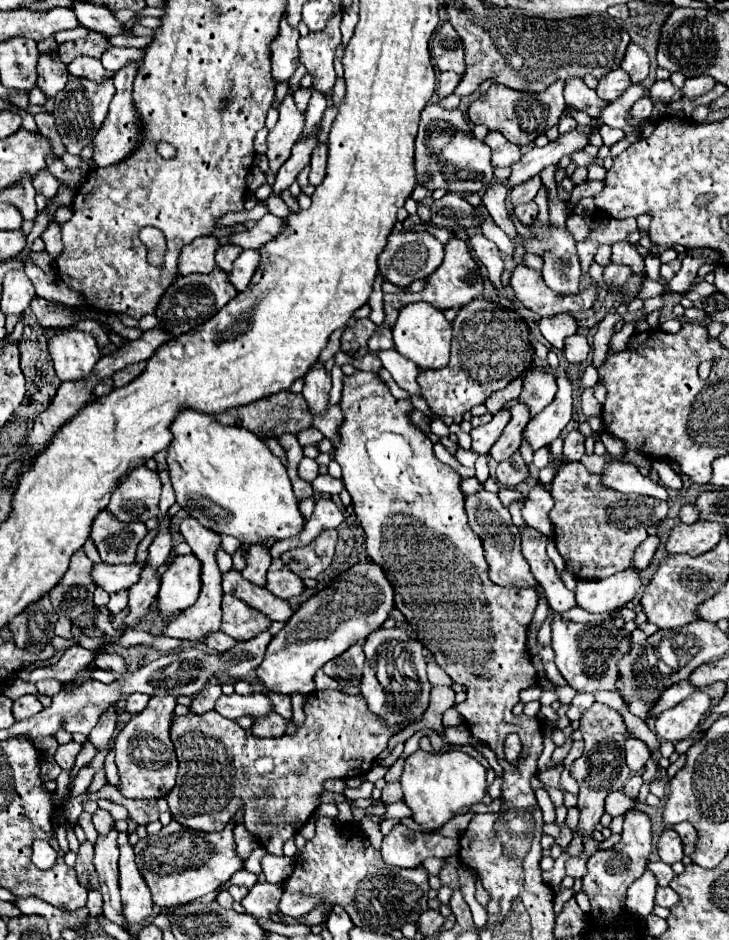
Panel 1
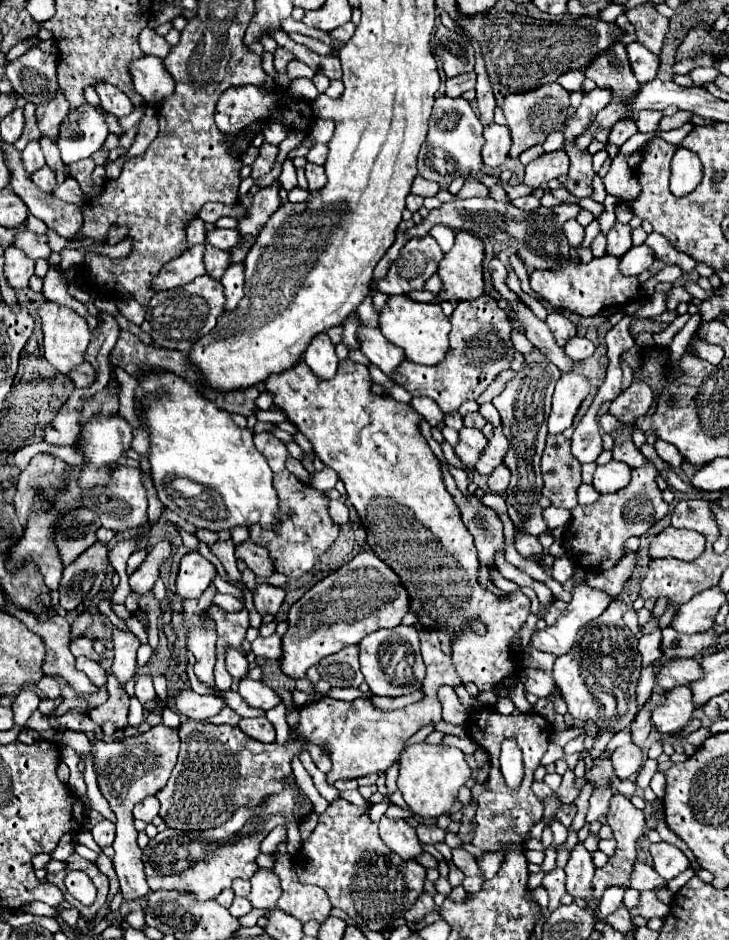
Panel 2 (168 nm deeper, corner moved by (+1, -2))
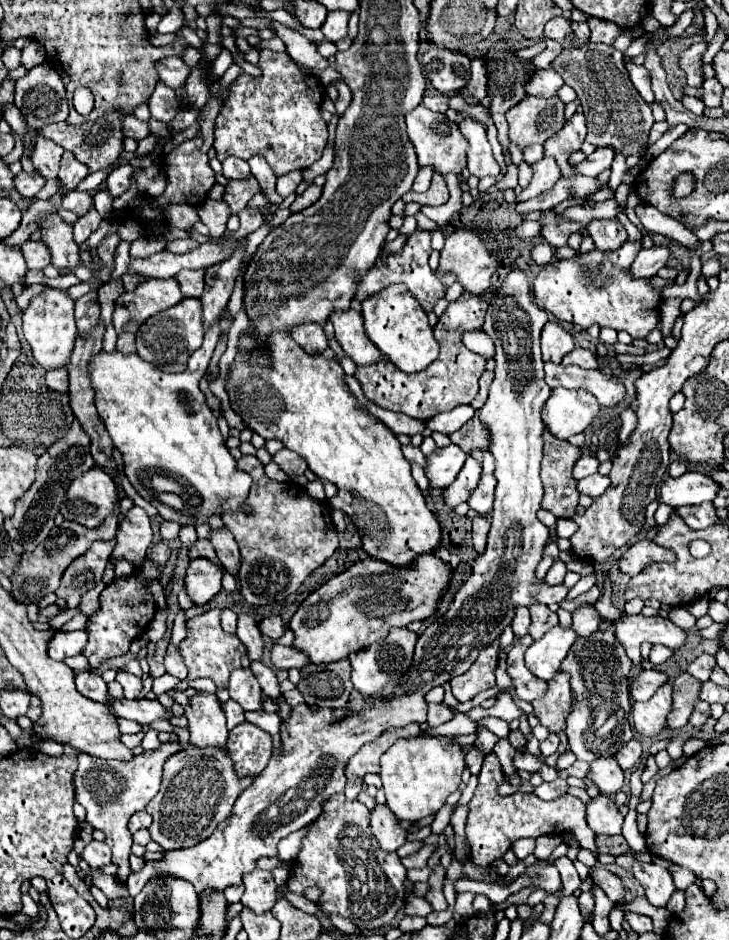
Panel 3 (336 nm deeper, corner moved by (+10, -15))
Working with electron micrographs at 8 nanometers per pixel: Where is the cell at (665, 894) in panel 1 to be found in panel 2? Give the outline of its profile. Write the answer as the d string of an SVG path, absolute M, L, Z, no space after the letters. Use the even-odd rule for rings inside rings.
M645 890L645 892L641 894L641 906L639 906L633 914L641 914L643 918L649 920L649 918L653 918L653 916L665 918L667 910L669 910L669 906L663 904L653 890Z

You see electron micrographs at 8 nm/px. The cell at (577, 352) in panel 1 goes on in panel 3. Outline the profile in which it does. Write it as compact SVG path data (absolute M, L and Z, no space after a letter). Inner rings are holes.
M574 349L570 355L566 355L566 359L562 359L562 363L578 365L584 369L600 369L596 353L592 353L590 349Z

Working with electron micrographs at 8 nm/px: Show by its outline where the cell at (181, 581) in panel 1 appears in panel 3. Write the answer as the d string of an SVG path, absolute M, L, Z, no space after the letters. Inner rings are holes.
M194 559L186 571L186 589L196 605L208 603L222 589L224 569L208 559Z

